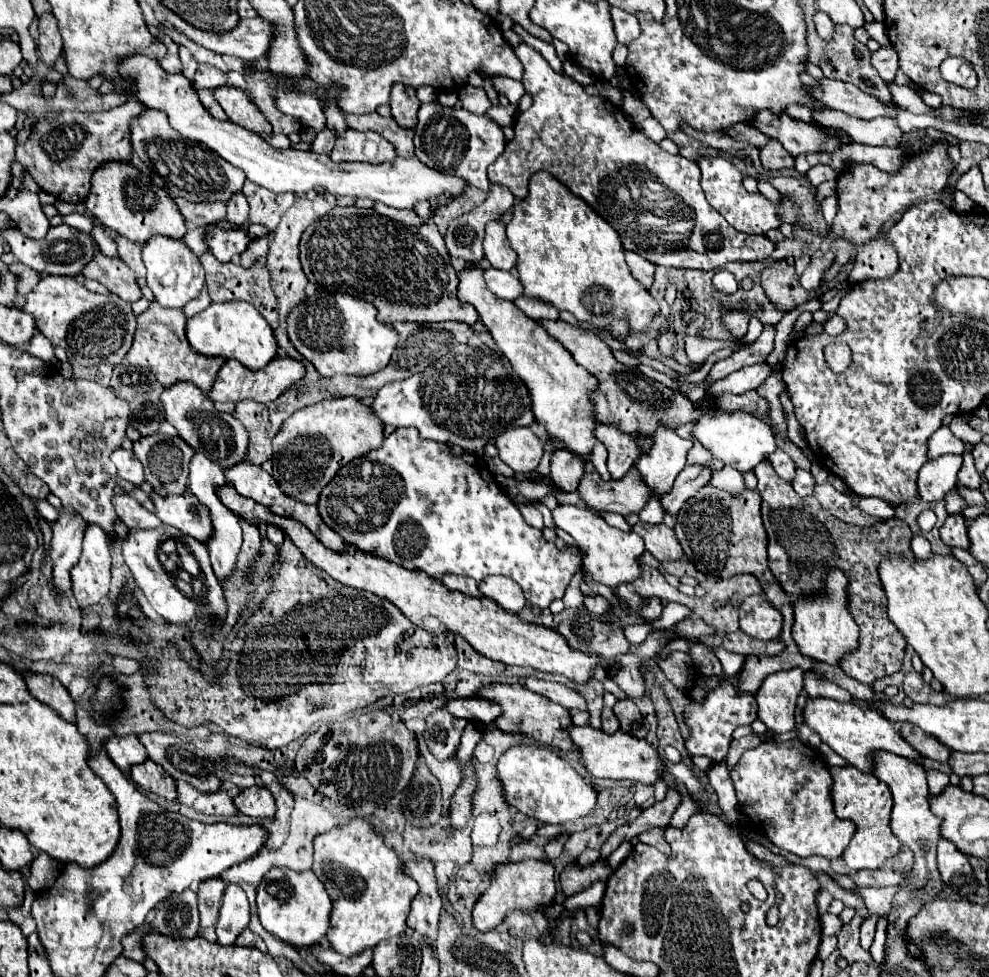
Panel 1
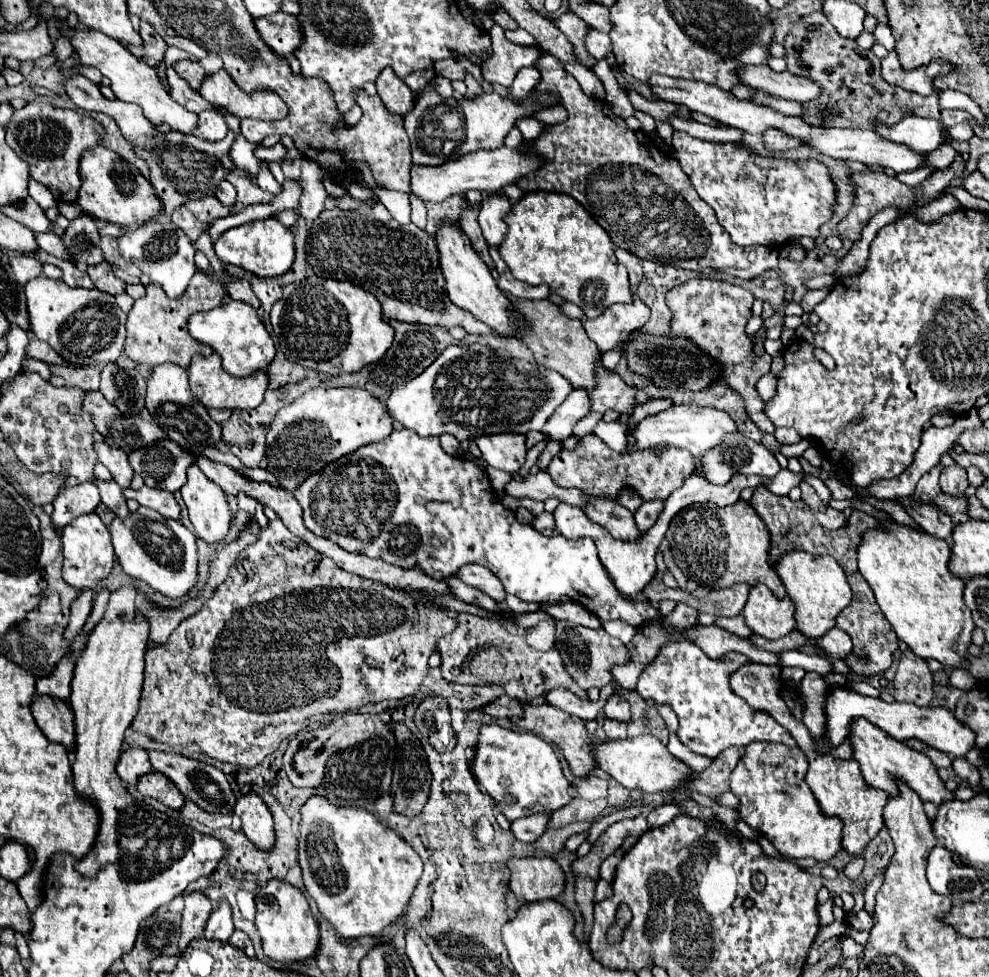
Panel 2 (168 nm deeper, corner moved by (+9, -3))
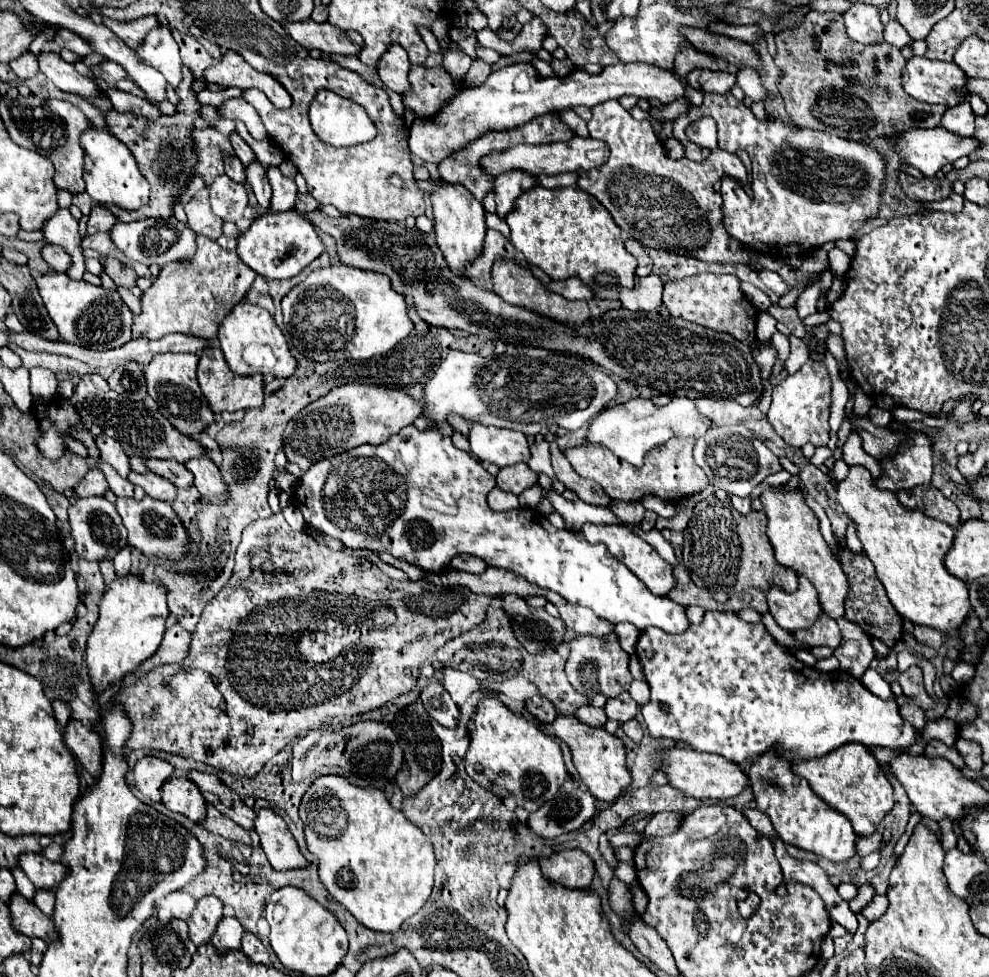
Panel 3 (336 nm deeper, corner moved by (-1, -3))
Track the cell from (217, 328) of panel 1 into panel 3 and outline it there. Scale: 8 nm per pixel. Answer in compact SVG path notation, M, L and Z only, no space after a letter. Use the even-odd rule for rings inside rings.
M241 301L233 305L233 309L225 315L225 319L219 323L219 347L231 367L237 375L275 375L275 377L289 377L295 371L295 359L289 353L287 339L283 337L281 329L273 321L273 315L265 311L259 305Z

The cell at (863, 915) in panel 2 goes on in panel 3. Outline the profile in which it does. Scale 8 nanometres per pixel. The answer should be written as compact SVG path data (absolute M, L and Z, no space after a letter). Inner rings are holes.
M875 895L871 899L871 903L861 911L861 915L867 919L867 921L875 921L879 919L879 915L883 915L887 909L887 897L885 895Z

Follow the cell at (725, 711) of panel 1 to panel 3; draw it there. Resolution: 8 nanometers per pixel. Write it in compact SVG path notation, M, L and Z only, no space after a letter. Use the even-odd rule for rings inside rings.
M707 611L701 625L691 625L679 635L647 627L647 631L641 631L635 651L651 689L651 701L641 709L649 733L653 737L685 741L695 751L717 753L735 763L743 761L743 765L751 765L773 745L781 747L783 757L799 761L823 757L847 743L909 749L923 739L923 733L899 715L897 701L873 695L859 679L841 669L821 673L799 663L793 653L783 651L775 639L767 635L763 623L745 623L737 619L733 611ZM659 701L669 703L669 713L657 713Z

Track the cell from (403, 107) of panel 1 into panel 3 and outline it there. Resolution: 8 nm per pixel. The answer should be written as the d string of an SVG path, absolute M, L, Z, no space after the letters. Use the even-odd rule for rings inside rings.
M391 47L391 51L387 51L387 55L383 55L383 59L379 61L377 73L389 91L395 91L399 95L411 91L411 83L407 79L409 59L403 47Z

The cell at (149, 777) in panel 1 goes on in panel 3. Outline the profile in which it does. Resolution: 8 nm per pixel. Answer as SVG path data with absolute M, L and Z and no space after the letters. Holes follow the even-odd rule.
M171 777L167 783L161 787L161 803L177 813L183 813L185 817L193 821L203 821L205 815L205 799L195 787L185 777Z

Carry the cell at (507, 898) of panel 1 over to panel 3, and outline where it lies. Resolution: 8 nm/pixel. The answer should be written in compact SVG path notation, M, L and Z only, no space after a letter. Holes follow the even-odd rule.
M577 849L539 857L539 867L545 879L559 883L567 889L587 889L595 875L593 861Z

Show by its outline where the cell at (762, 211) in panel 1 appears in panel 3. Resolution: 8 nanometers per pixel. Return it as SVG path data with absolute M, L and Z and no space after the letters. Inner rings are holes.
M707 95L701 107L691 105L685 117L677 117L673 121L673 135L685 147L685 157L697 163L703 163L711 151L691 143L685 135L685 129L701 117L715 119L719 149L729 153L745 151L753 163L753 193L747 193L731 177L725 177L721 181L723 225L729 235L741 241L745 247L783 259L789 255L801 255L827 241L851 239L853 233L863 225L863 221L877 213L879 191L883 187L883 161L871 147L855 143L851 139L839 139L837 135L819 135L819 131L799 131L797 127L787 127L781 121L759 121L751 113L751 109L745 103L737 101L733 95Z

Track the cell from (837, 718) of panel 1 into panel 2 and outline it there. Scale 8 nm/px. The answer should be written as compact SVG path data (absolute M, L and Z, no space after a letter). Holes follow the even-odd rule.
M857 719L857 723L853 723L853 731L849 735L849 741L855 749L855 761L861 765L861 773L863 773L865 781L871 787L883 789L889 797L895 797L899 793L897 781L903 781L923 801L931 801L935 805L941 805L943 801L955 799L955 793L945 787L943 779L937 775L937 767L931 763L931 759L925 753L915 751L915 749L907 747L905 743L885 735L885 731L881 731L879 727L873 727L869 721Z

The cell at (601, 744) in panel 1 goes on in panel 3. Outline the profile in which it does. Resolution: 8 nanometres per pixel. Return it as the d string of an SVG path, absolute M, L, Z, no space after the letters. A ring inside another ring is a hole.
M669 747L663 749L663 759L659 771L667 777L669 785L683 791L689 797L695 799L729 799L739 795L747 785L747 775L741 773L741 769L731 763L729 759L723 759L721 755L701 753L691 747Z

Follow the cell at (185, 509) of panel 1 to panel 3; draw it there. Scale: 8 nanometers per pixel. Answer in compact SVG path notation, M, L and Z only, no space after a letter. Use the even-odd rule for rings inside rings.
M133 473L127 477L133 485L139 485L143 487L145 495L157 499L157 501L165 501L165 503L171 503L175 499L175 485L173 483L167 483L163 479L159 479L155 473L145 473L145 475L139 475L139 473Z

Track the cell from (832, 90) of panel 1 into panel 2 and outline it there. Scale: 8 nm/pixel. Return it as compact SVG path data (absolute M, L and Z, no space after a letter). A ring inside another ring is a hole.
M767 65L745 67L745 71L741 71L741 83L749 85L753 89L763 89L763 91L773 93L783 99L799 101L799 103L811 101L811 99L819 97L819 93L821 93L817 83L813 83L811 79L791 75L789 71L775 73Z

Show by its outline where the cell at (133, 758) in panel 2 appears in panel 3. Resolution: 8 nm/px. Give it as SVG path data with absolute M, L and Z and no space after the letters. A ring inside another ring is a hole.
M145 755L141 757L135 767L133 767L133 777L135 777L135 787L149 797L151 801L161 801L159 789L161 785L173 775L173 765L167 763L165 759Z

